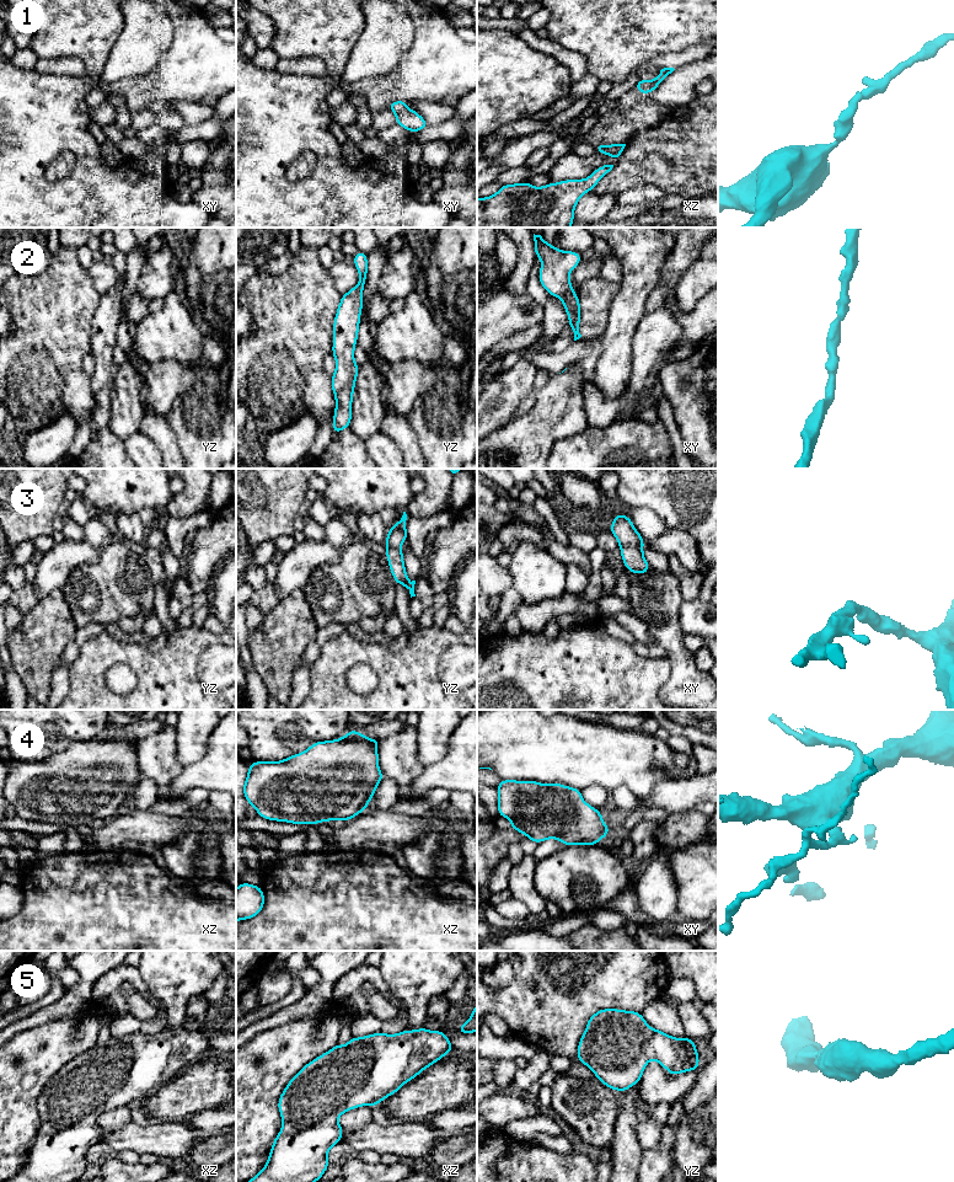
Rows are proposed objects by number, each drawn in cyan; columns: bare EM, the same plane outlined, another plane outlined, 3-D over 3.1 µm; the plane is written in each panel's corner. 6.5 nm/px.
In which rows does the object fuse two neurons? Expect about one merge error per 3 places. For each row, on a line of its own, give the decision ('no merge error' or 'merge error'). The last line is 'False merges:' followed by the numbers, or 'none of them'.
1: merge error
2: no merge error
3: no merge error
4: no merge error
5: no merge error
False merges: 1

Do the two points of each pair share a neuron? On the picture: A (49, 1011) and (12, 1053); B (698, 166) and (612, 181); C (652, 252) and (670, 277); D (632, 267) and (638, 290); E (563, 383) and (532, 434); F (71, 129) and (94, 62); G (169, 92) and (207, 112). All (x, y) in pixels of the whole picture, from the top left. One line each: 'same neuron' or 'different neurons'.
A: different neurons
B: same neuron
C: different neurons
D: same neuron
E: same neuron
F: different neurons
G: different neurons

